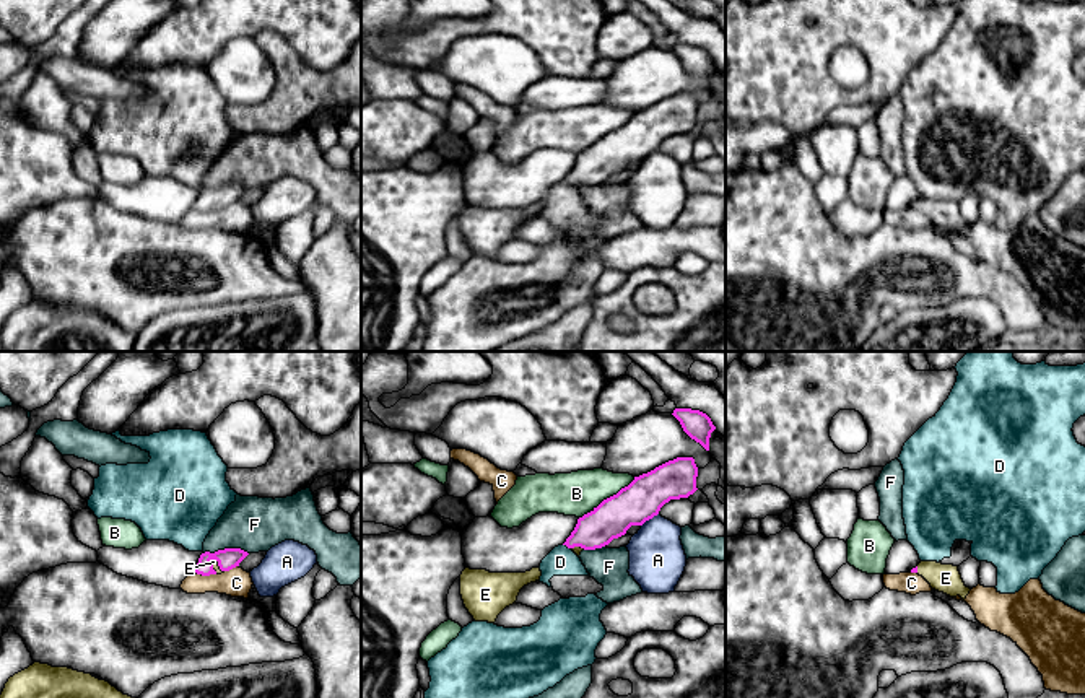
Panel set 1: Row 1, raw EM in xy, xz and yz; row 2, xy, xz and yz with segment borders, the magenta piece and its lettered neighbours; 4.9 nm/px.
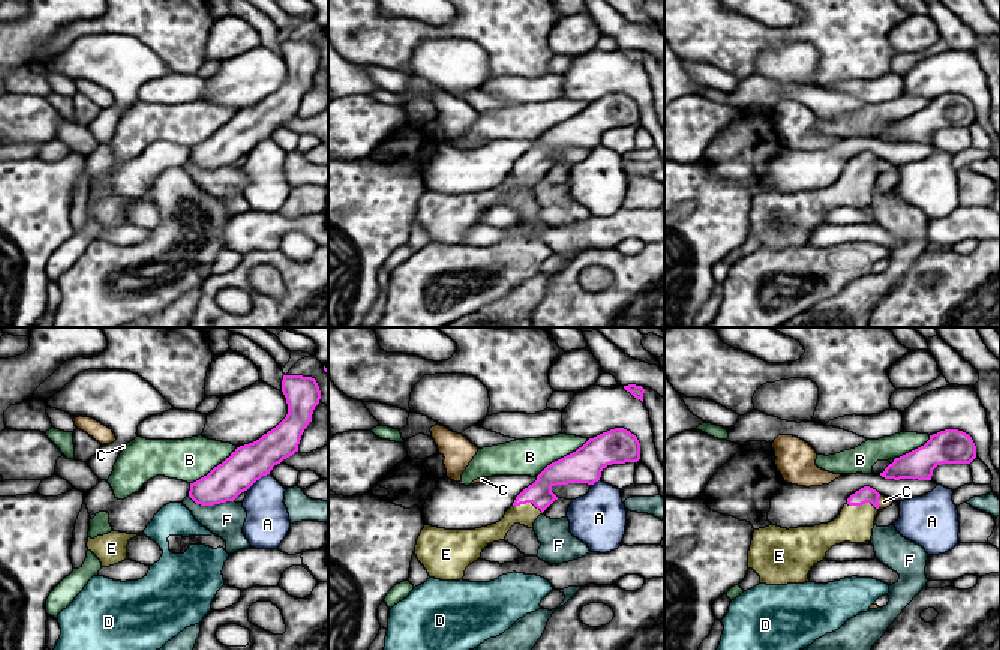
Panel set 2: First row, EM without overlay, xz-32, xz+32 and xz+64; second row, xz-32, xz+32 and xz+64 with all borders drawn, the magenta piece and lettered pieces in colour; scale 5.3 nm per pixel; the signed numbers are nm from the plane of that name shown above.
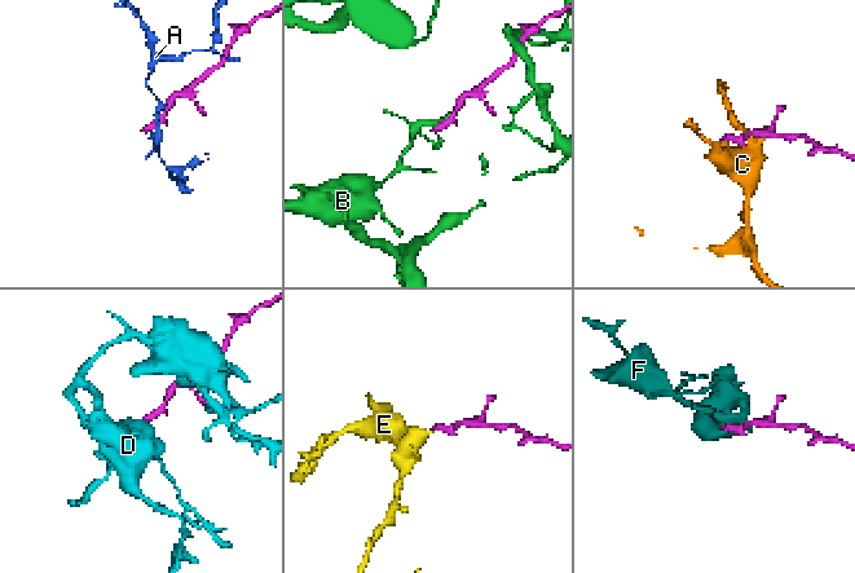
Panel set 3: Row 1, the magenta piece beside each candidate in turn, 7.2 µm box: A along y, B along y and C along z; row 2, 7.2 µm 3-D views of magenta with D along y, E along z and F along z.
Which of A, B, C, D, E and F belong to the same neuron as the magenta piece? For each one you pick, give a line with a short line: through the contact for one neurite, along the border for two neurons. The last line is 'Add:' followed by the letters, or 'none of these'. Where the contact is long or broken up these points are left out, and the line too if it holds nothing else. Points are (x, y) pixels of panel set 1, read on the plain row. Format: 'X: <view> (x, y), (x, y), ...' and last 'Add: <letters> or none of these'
E: xy (228, 194), (218, 199), (213, 197)
Add: E

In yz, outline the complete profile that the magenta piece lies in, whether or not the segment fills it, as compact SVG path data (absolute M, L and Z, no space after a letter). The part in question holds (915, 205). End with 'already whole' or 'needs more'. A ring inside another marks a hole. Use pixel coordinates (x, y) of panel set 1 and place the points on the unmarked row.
M921 197L911 208L922 212L932 225L943 228L950 233L960 231L963 236L970 229L970 223L965 221L958 202L942 200L937 197Z | needs more

